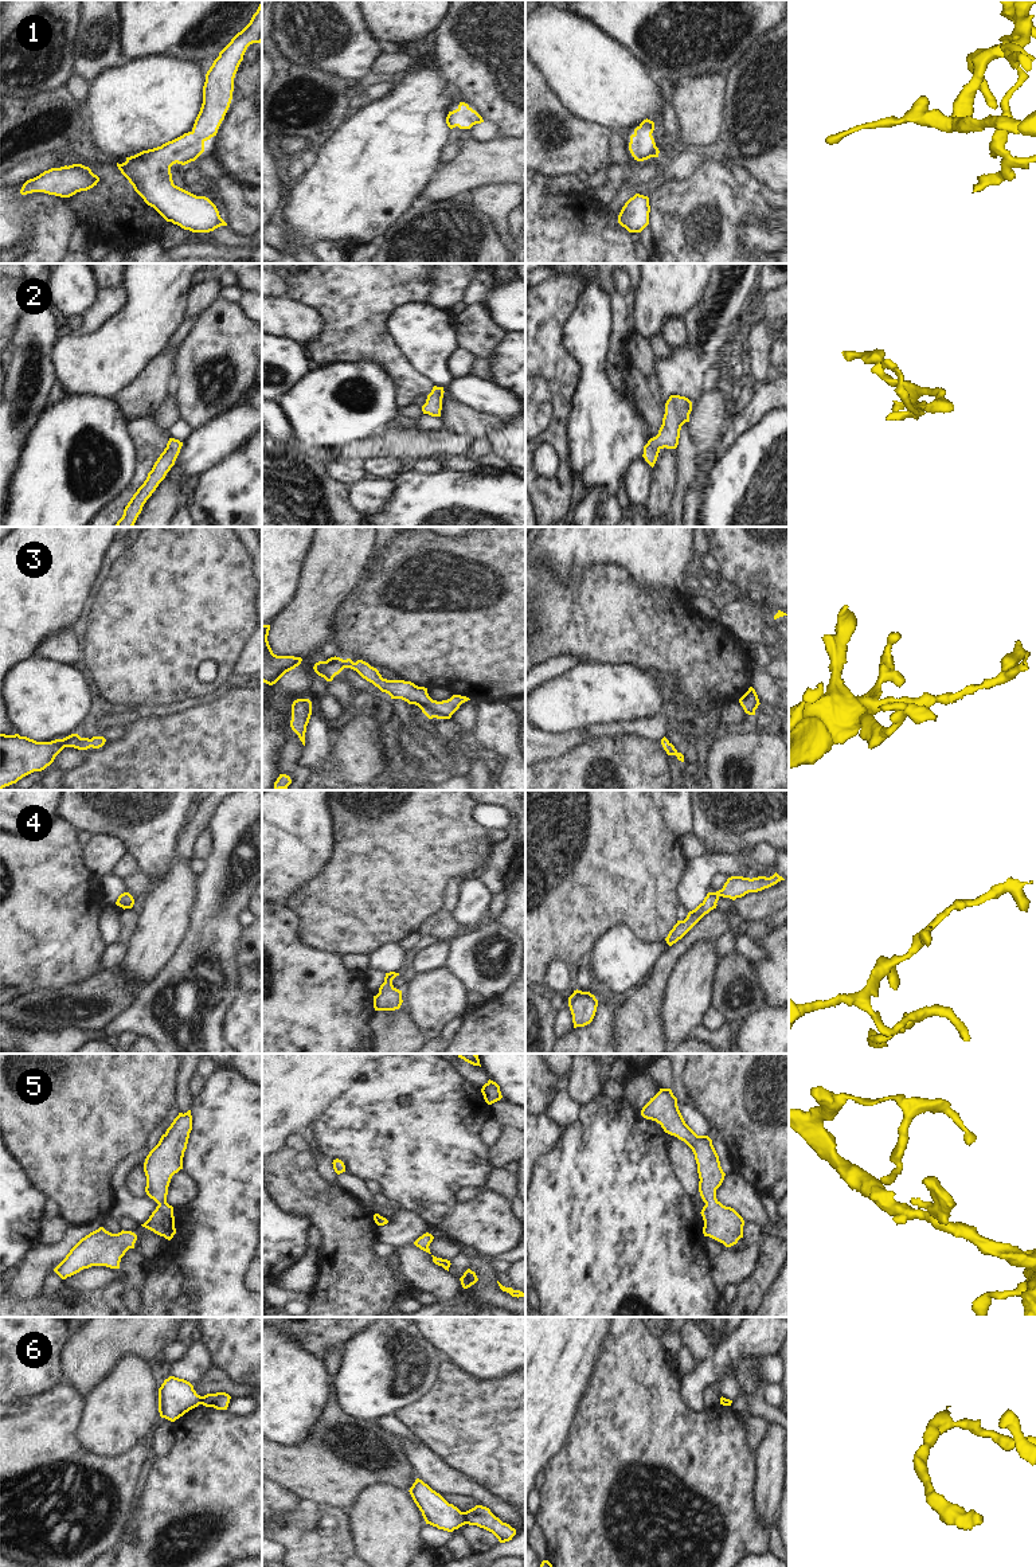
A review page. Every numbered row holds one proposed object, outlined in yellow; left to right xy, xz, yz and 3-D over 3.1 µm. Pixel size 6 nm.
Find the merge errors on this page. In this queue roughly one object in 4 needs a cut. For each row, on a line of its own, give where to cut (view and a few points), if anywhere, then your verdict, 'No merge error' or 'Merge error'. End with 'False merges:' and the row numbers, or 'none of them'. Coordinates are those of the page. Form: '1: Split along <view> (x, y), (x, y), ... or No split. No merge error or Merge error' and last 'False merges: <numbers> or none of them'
1: No split. No merge error
2: No split. No merge error
3: No split. No merge error
4: No split. No merge error
5: No split. No merge error
6: Split along xz (464, 1512), (466, 1523). Merge error
False merges: 6.

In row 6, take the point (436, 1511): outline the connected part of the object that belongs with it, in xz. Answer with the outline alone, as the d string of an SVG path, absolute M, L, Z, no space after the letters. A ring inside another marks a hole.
M417 1478L408 1492L422 1512L426 1524L447 1532L453 1532L466 1524L465 1512L449 1504L422 1480Z

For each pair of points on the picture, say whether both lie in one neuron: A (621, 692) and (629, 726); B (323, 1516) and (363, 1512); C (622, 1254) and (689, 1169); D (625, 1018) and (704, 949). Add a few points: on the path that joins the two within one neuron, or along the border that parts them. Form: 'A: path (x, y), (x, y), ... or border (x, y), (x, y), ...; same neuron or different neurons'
A: border (657, 712), (634, 719), (613, 719), (597, 723); different neurons
B: border (346, 1511), (350, 1519), (354, 1544); different neurons
C: border (668, 1152), (669, 1161), (680, 1184), (691, 1196); different neurons
D: border (684, 953), (668, 980), (661, 1011); different neurons

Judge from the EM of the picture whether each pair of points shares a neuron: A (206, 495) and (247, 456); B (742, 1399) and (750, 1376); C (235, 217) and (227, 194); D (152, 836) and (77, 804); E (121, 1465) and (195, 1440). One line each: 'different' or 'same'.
A: same
B: same
C: same
D: same
E: different

